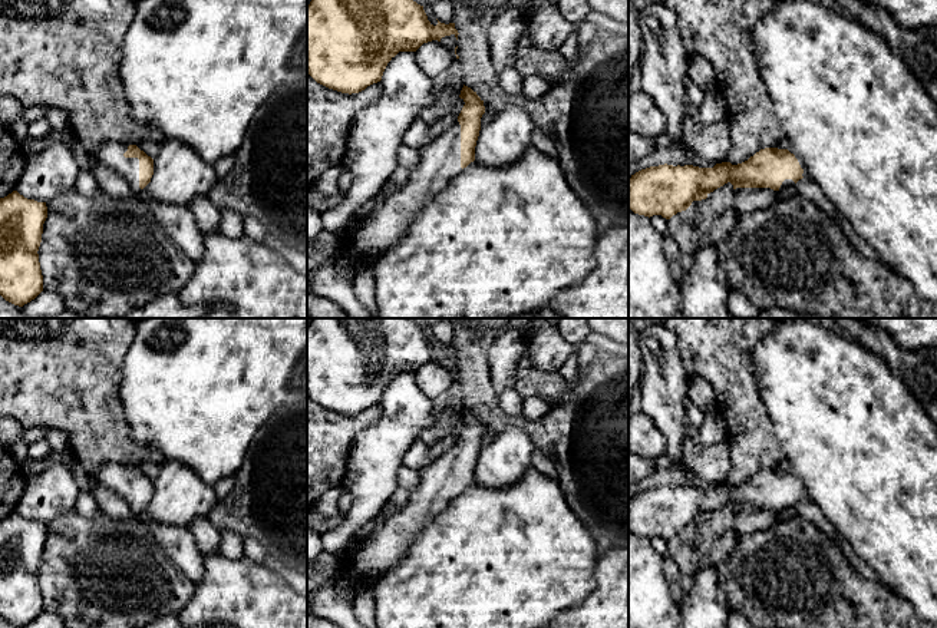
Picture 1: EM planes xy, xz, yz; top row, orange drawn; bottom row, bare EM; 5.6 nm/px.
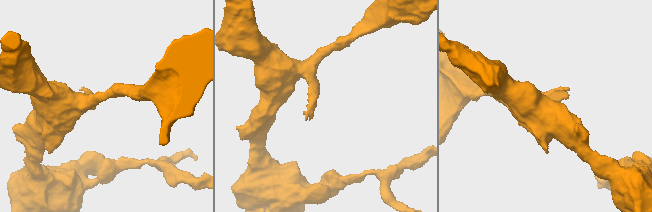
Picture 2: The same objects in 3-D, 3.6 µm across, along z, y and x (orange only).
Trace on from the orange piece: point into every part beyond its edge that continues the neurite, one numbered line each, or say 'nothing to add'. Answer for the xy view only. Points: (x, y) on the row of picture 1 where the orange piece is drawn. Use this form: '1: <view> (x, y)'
1: xy (111, 154)

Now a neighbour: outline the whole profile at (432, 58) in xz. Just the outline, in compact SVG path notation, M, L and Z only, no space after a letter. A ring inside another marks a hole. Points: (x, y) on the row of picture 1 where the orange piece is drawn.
M438 40L423 43L415 52L416 63L430 79L445 72L456 59L455 52Z

